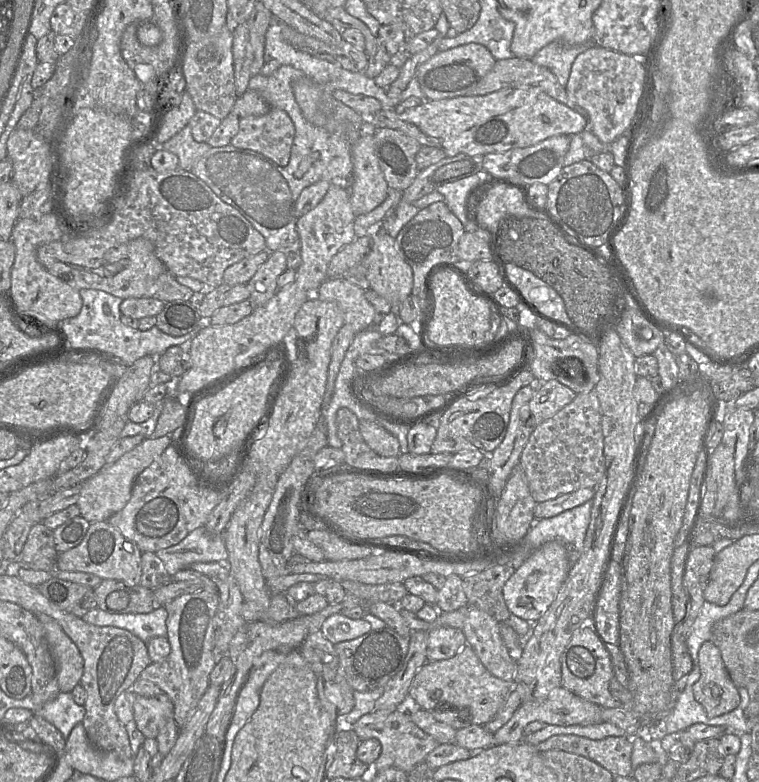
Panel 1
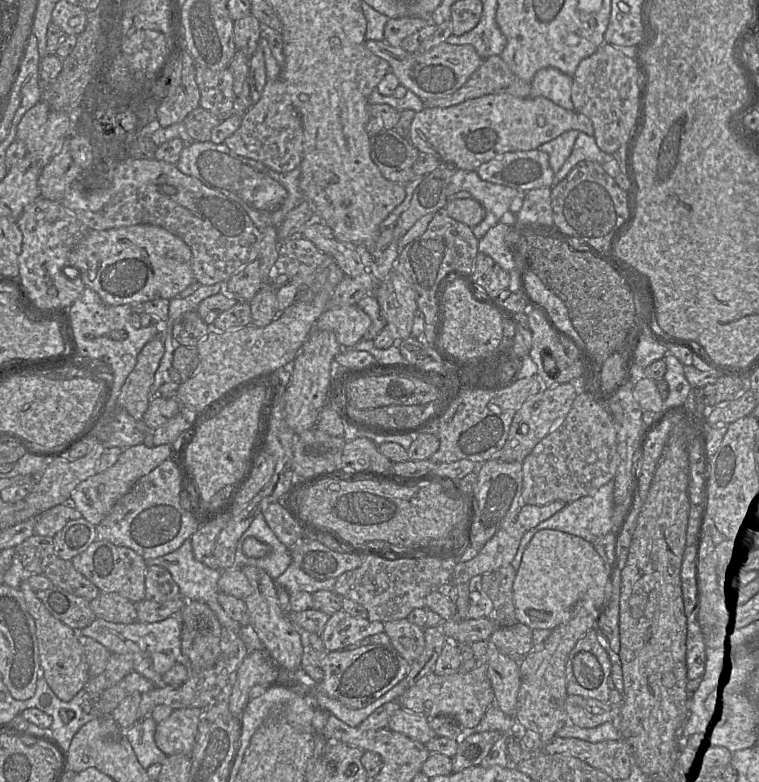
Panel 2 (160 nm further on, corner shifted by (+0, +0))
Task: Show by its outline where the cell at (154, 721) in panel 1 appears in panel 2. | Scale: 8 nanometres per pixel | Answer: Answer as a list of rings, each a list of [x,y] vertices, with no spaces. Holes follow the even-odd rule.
[[[200,708],[175,709],[171,715],[157,723],[155,743],[167,756],[190,756],[196,742],[198,726],[203,710]]]

